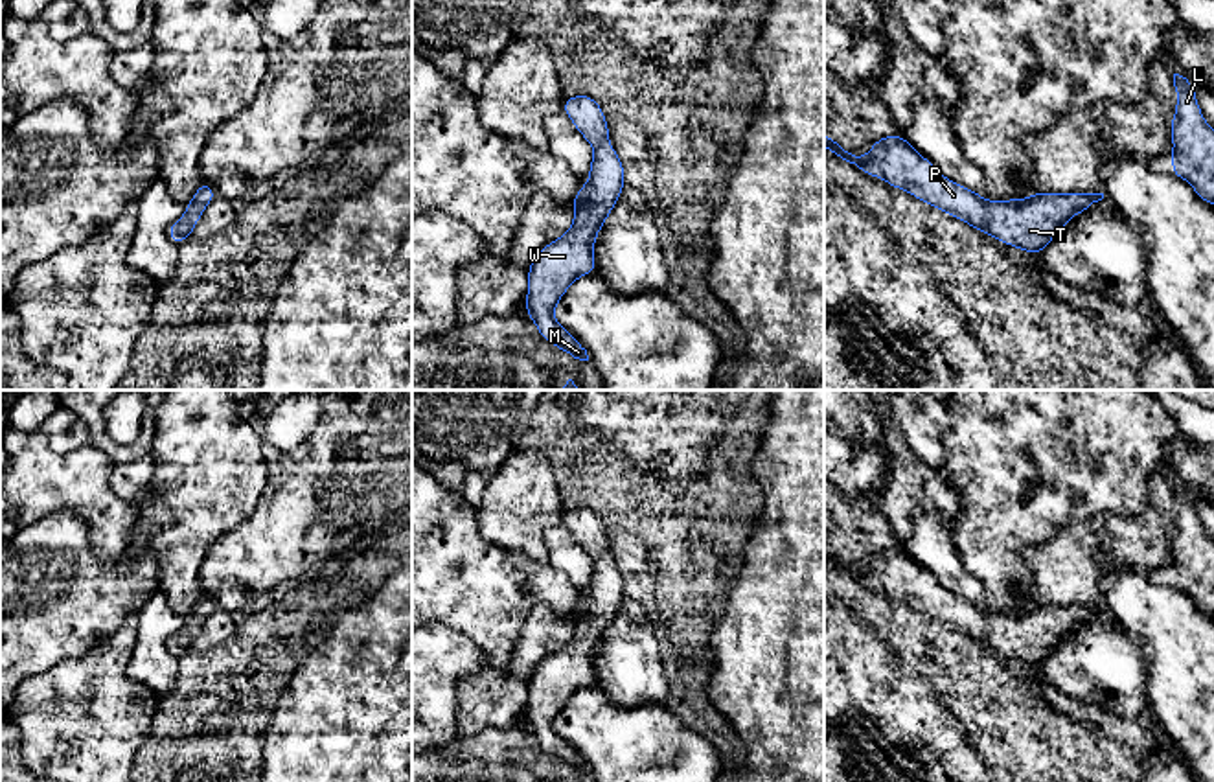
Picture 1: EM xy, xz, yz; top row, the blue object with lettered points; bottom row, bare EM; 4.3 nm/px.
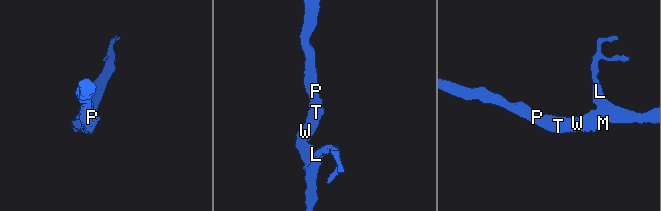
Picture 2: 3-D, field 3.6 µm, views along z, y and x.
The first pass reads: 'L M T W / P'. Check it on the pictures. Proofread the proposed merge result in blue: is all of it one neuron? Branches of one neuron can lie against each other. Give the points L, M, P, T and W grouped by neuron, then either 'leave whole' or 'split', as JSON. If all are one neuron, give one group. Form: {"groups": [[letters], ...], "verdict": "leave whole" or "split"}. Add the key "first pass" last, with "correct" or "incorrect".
{"groups": [["L", "M", "P", "T", "W"]], "verdict": "leave whole", "first pass": "incorrect"}

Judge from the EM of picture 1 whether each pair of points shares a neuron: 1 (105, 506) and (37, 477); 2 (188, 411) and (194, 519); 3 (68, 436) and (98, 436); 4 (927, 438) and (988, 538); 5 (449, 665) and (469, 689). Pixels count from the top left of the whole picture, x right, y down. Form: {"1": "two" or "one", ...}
{"1": "one", "2": "one", "3": "two", "4": "two", "5": "two"}

